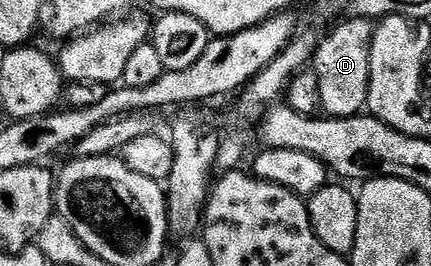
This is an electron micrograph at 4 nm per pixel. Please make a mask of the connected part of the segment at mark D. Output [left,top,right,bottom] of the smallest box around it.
[313,18,375,116]

